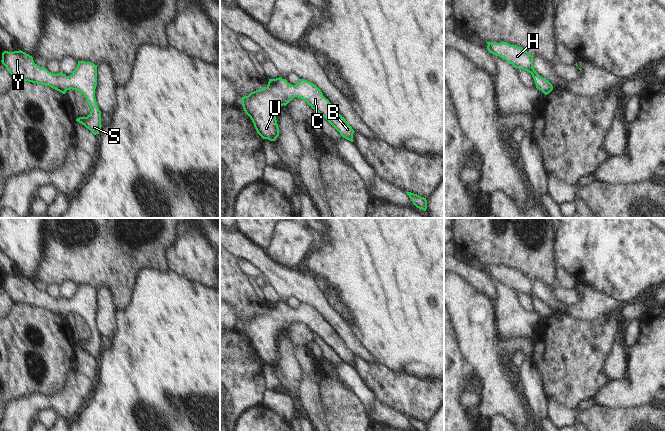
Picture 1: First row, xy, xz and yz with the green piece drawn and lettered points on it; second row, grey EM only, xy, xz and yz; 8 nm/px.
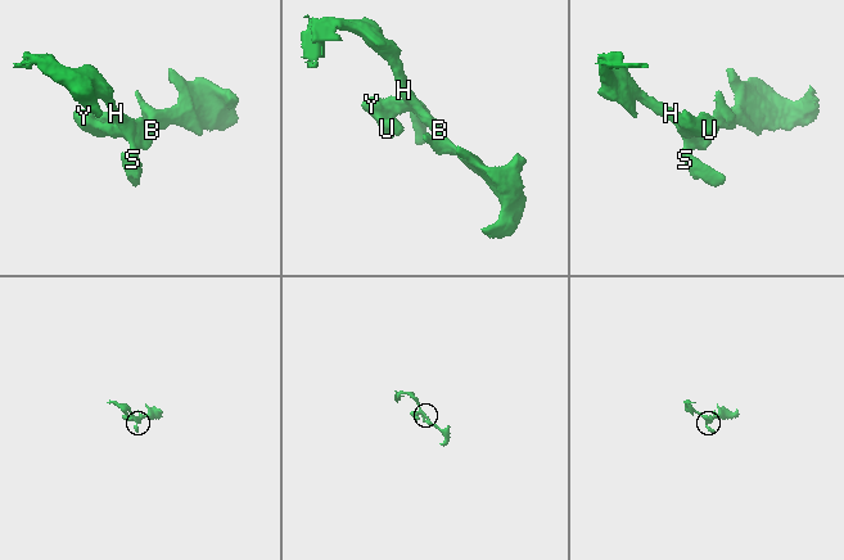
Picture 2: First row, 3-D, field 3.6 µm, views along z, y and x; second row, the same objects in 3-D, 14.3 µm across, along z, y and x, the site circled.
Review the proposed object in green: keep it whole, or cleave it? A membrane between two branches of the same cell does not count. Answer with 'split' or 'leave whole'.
leave whole

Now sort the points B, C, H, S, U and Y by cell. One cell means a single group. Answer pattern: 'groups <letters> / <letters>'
groups B C H S U Y

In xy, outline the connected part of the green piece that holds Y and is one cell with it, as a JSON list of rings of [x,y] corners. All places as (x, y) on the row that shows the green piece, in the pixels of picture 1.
[[[21,50],[4,51],[1,62],[13,79],[49,86],[63,94],[70,89],[79,91],[86,98],[91,112],[87,117],[79,117],[76,121],[88,128],[94,135],[99,134],[102,125],[101,111],[95,98],[97,65],[78,61],[77,67],[70,76],[62,72],[53,74],[46,68],[35,64],[33,57]]]

